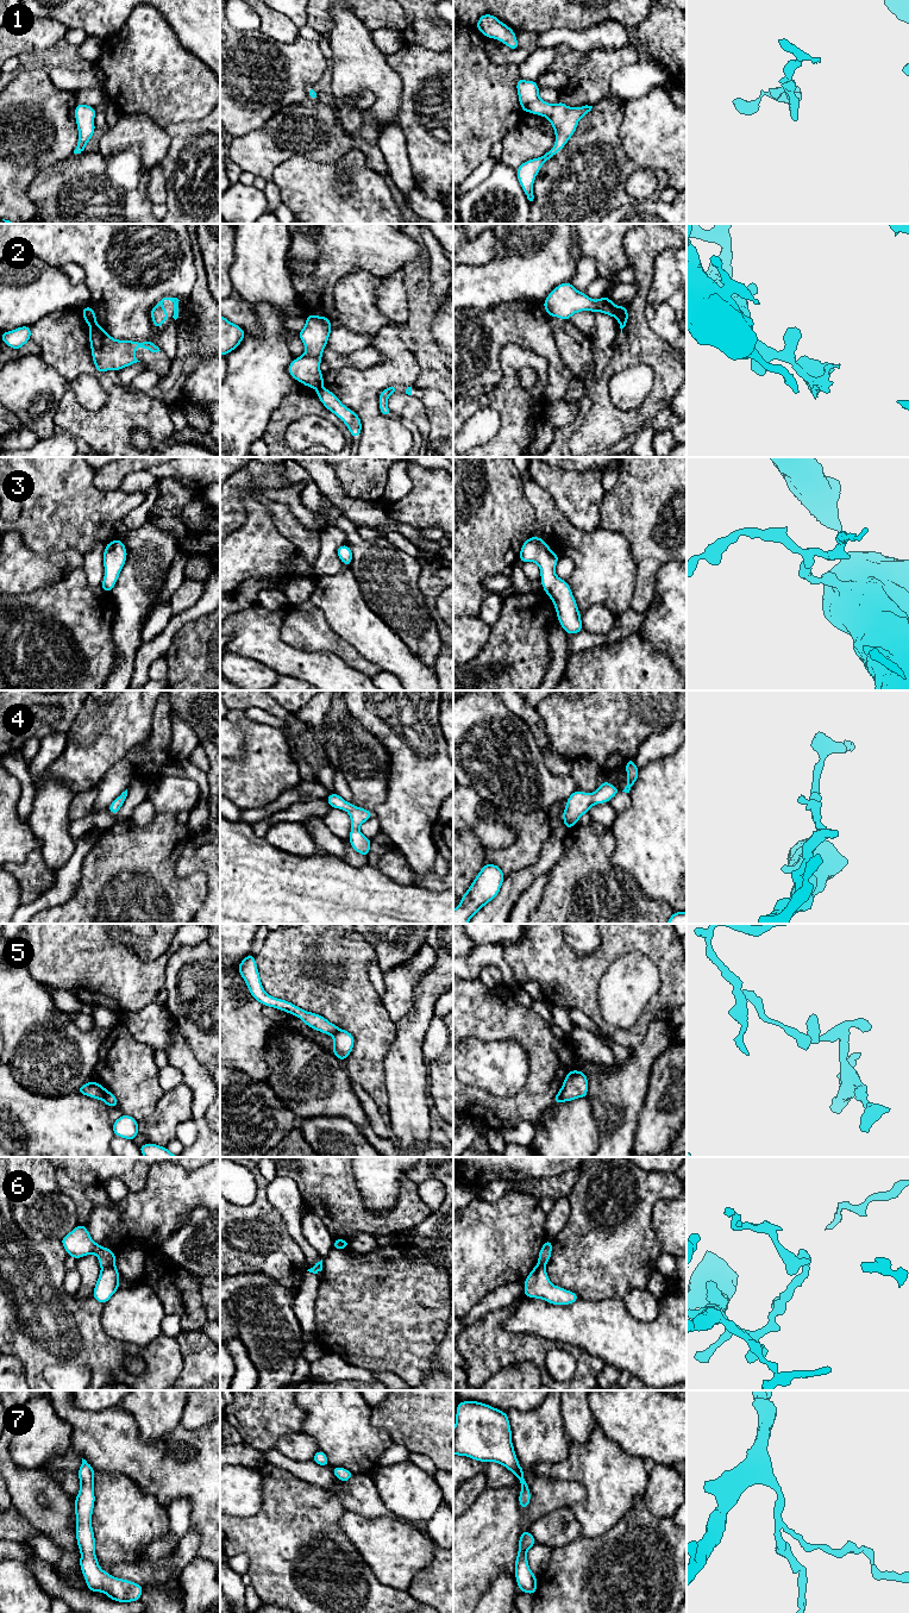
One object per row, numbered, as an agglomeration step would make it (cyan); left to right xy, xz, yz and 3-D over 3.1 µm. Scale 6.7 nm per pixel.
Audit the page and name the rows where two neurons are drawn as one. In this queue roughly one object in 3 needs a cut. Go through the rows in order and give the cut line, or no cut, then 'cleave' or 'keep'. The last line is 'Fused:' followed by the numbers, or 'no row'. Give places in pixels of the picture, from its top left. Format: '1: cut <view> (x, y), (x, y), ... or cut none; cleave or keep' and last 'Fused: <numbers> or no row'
1: cut none; keep
2: cut yz (618, 307), (615, 316); cleave
3: cut none; keep
4: cut none; keep
5: cut xy (100, 1086), (105, 1101); cleave
6: cut xy (113, 1263), (102, 1268); cleave
7: cut none; keep
Fused: 2, 5, 6

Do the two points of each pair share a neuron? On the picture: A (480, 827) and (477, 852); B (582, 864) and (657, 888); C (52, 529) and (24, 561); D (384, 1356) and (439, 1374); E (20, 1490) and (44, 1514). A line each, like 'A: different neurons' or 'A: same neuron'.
A: different neurons
B: different neurons
C: different neurons
D: different neurons
E: same neuron

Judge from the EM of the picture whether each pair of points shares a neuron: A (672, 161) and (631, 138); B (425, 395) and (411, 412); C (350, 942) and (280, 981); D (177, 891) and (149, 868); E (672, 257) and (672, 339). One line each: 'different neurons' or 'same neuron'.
A: same neuron
B: different neurons
C: same neuron
D: same neuron
E: same neuron

